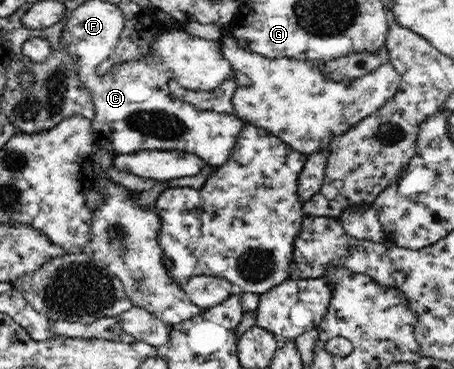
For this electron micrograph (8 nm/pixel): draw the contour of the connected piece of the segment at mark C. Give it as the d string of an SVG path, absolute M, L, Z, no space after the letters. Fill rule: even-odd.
M171 27L162 34L157 34L152 43L154 53L151 56L142 61L119 63L113 66L107 75L93 76L83 83L90 91L95 106L95 116L91 120L94 144L101 145L113 157L141 150L181 151L201 157L212 167L220 167L230 159L245 122L234 114L200 110L183 102L171 94L169 82L175 79L183 88L195 89L202 85L209 92L215 90L217 86L222 86L227 79L233 78L234 68L227 57L223 56L221 43L192 36L177 27Z

